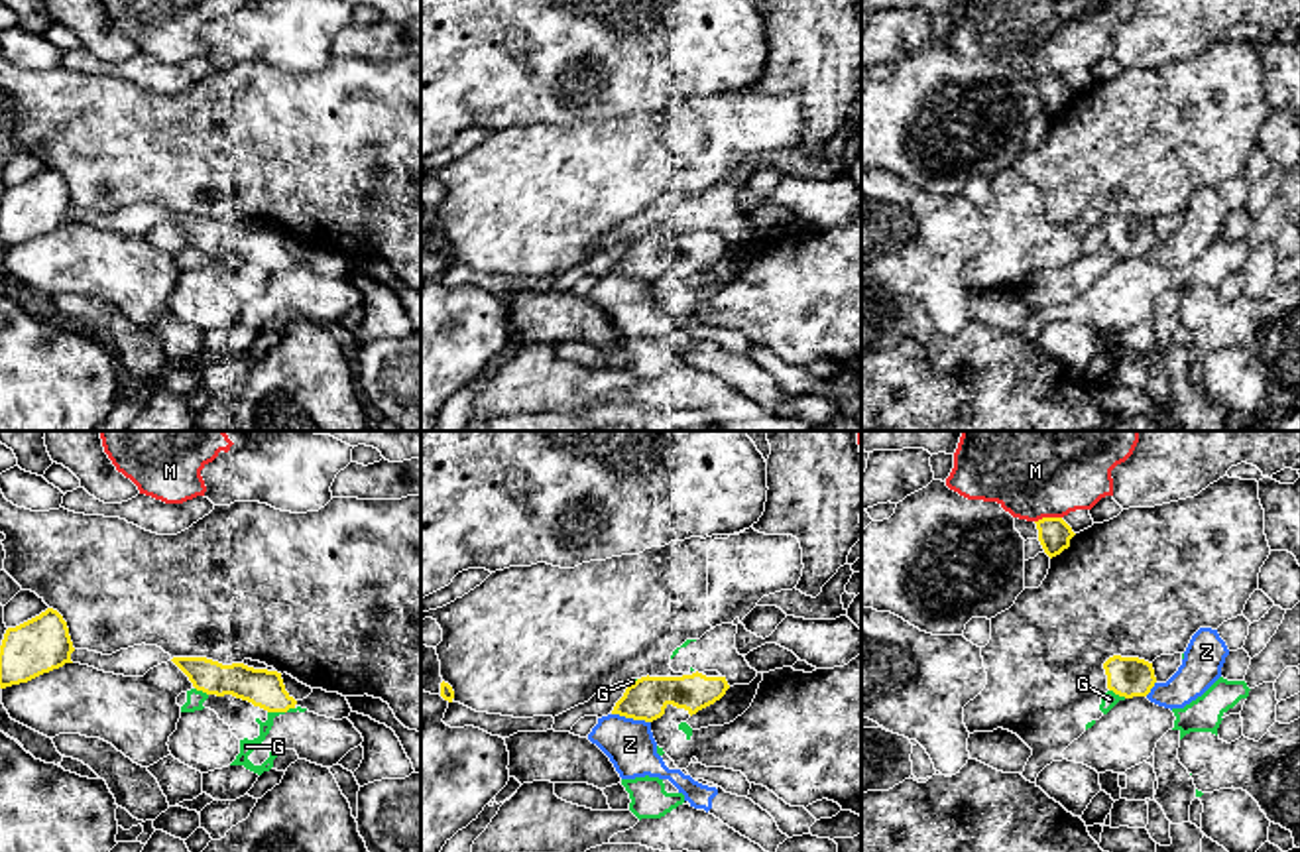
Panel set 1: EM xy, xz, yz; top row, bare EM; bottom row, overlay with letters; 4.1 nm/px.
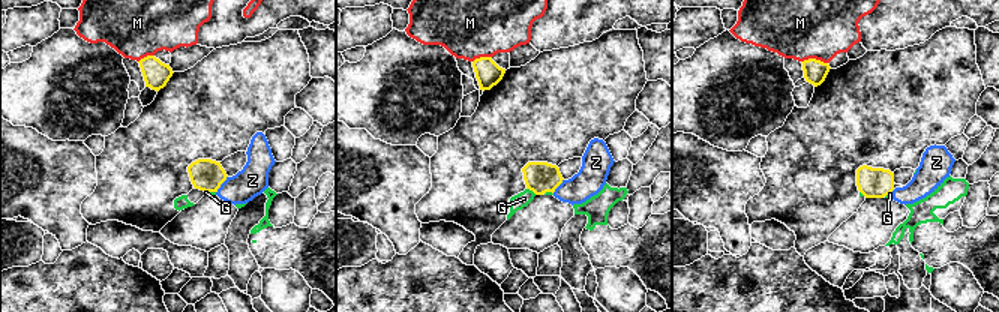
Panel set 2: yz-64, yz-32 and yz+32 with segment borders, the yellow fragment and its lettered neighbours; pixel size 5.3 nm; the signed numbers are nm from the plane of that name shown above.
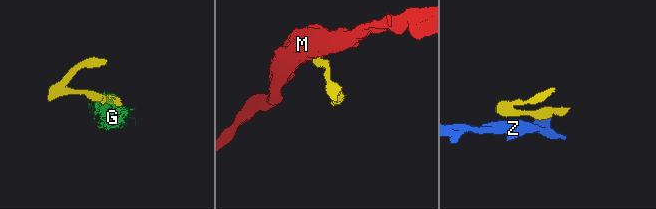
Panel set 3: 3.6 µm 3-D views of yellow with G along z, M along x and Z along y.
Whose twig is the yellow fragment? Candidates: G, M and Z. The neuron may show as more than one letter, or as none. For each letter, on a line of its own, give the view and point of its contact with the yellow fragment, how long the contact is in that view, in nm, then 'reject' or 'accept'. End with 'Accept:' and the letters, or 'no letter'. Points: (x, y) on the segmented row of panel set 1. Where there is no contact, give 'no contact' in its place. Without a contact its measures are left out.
G: xy (280, 711) | 110 nm | reject
M: yz (1047, 518) | 110 nm | reject
Z: xz (632, 717) | 170 nm | reject
Accept: no letter

